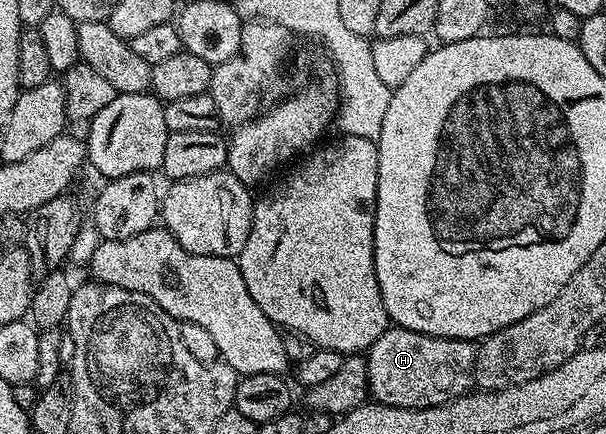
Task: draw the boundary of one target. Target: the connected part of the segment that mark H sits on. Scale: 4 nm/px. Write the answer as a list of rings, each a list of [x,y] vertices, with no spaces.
[[[394,325],[388,326],[377,341],[367,348],[367,394],[386,407],[425,409],[451,403],[475,387],[475,366],[479,348],[469,339],[450,339],[417,333]]]

